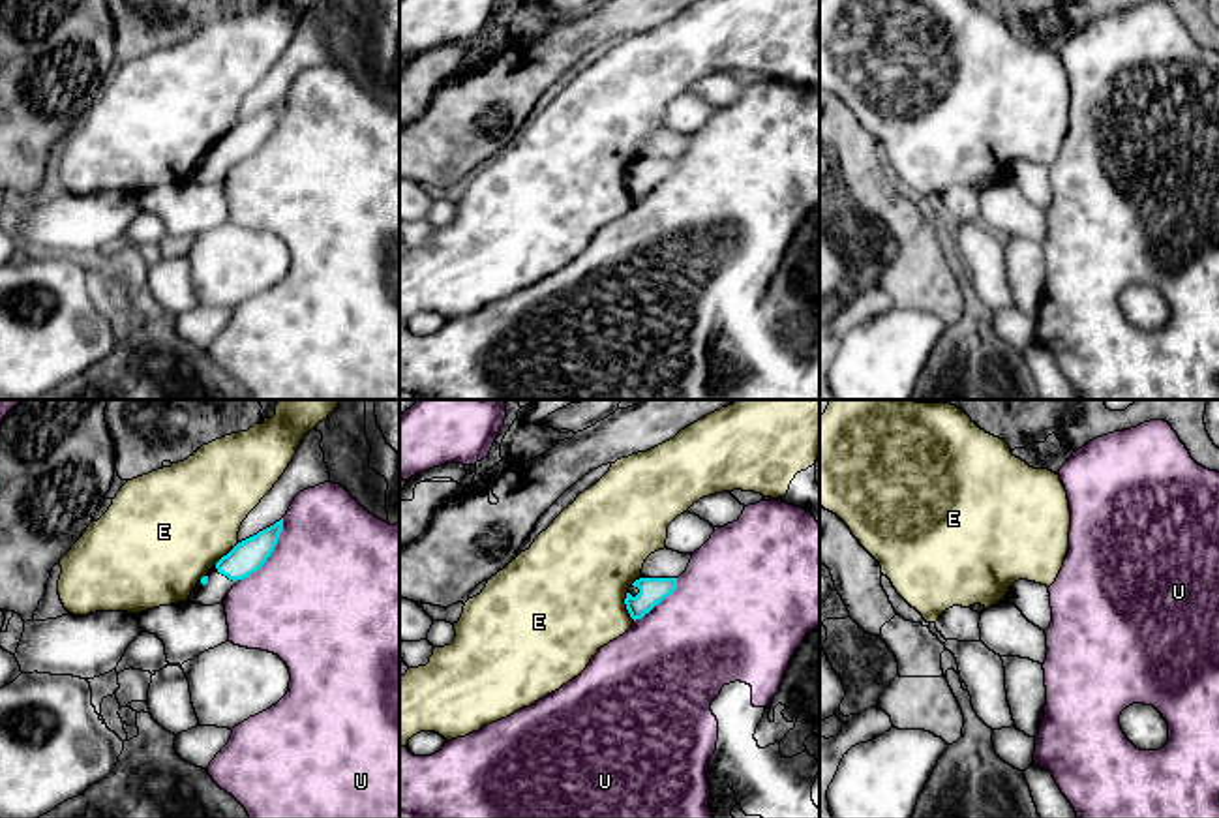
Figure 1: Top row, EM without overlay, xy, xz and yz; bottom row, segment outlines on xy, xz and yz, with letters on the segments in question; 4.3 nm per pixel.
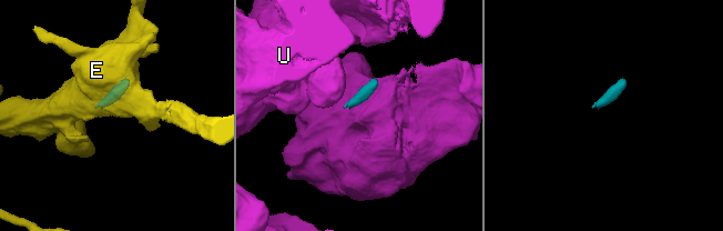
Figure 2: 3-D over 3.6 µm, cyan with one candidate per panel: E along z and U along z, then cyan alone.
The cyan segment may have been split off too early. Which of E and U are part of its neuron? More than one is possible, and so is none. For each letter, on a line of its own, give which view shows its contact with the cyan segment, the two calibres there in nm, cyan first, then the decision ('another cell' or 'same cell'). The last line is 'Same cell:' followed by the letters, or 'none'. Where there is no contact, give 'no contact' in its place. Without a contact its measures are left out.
E: meets cyan in xz; 110 nm thick on the cyan side, 480 nm on the other; another cell
U: meets cyan in xy; 140 nm thick on the cyan side, 500 nm on the other; another cell
Same cell: none

